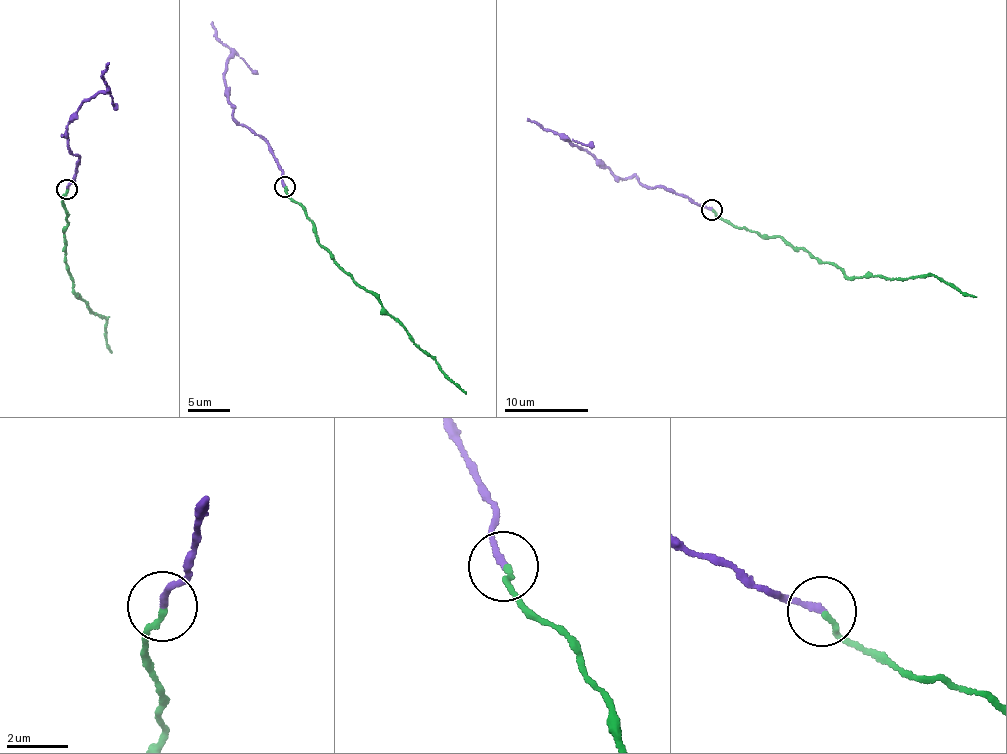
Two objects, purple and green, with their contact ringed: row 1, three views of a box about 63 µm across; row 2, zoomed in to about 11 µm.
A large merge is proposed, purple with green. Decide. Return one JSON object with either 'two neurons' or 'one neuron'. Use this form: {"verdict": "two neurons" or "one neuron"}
{"verdict": "two neurons"}

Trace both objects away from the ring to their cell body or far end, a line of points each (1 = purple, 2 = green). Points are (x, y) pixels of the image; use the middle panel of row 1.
1: (285, 186), (281, 167), (268, 142), (233, 117), (224, 83), (232, 50), (218, 37), (211, 23)
2: (285, 186), (285, 193), (312, 221), (319, 246), (374, 296), (433, 358), (445, 377), (466, 394)

